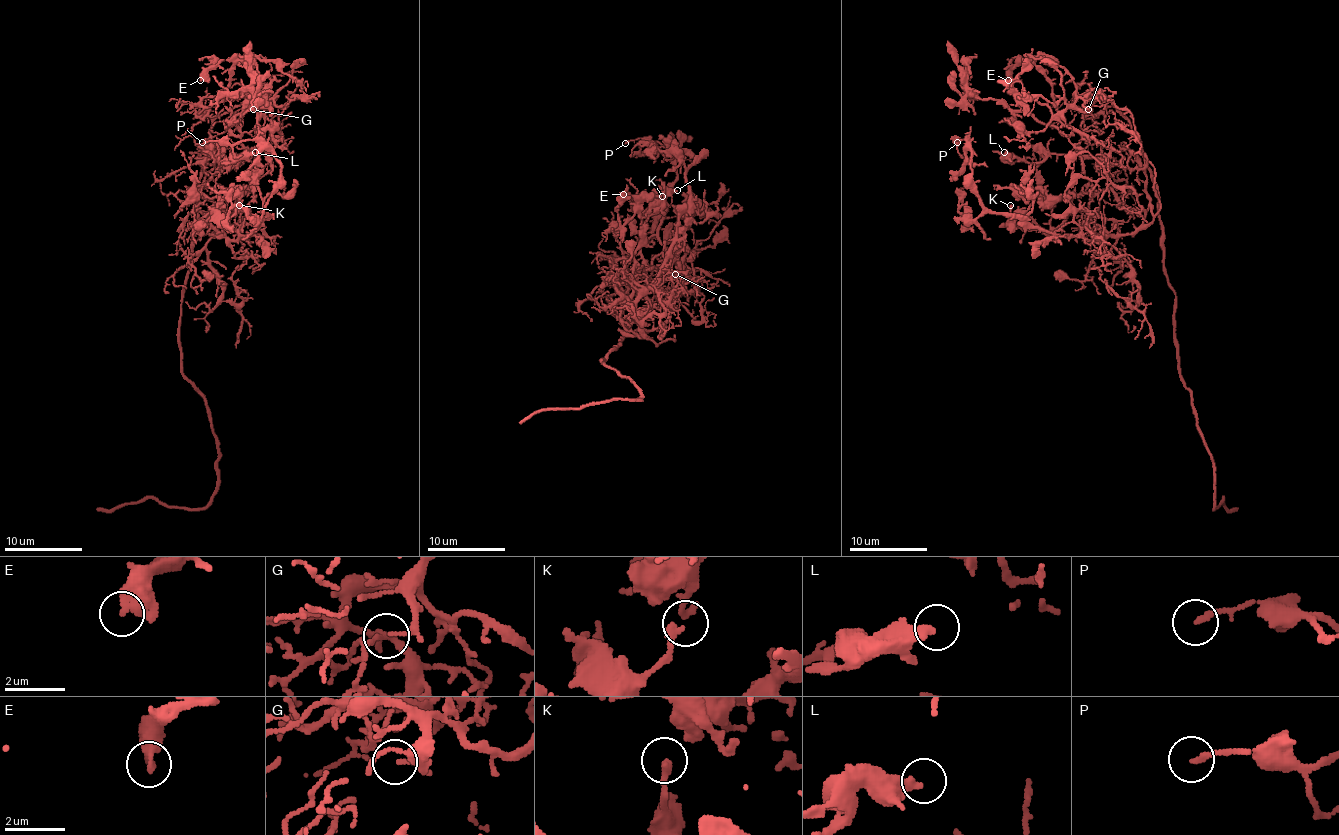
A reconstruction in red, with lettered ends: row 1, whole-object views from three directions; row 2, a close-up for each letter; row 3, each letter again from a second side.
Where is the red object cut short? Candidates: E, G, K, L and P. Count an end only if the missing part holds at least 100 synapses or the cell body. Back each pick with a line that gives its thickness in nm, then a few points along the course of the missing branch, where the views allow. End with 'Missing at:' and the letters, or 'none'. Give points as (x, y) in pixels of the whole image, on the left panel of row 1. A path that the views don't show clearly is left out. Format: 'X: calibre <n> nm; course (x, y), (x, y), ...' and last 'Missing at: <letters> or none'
Missing at: none

